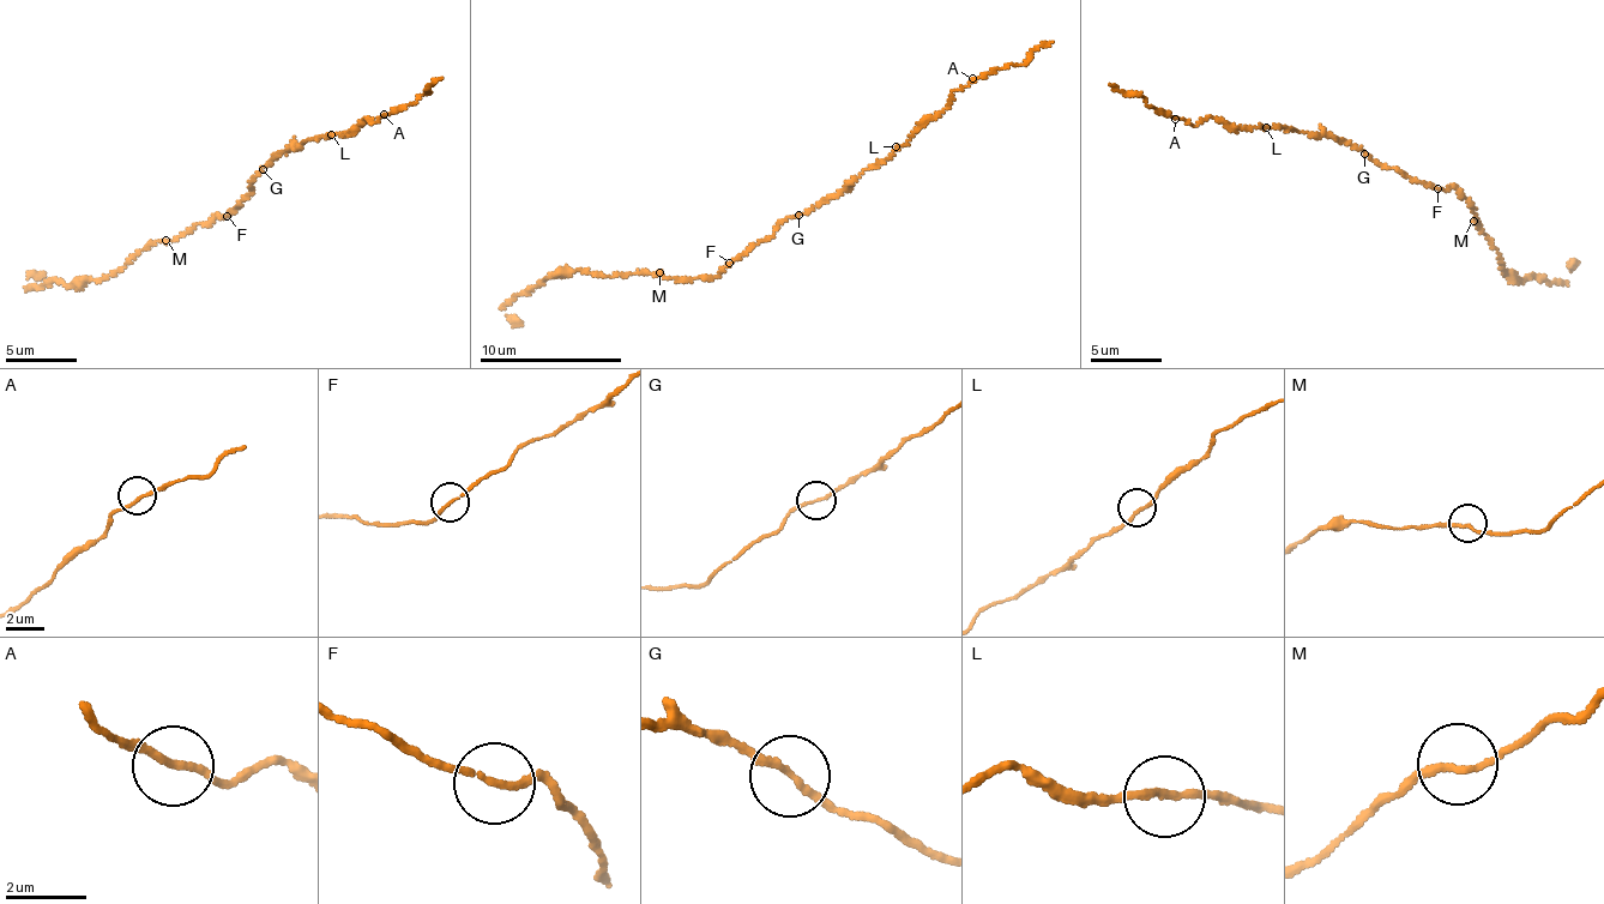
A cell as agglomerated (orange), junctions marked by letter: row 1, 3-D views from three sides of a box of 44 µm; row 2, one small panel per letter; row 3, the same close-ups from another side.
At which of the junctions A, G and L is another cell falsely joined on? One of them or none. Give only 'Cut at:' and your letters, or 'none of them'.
Cut at: none of them

